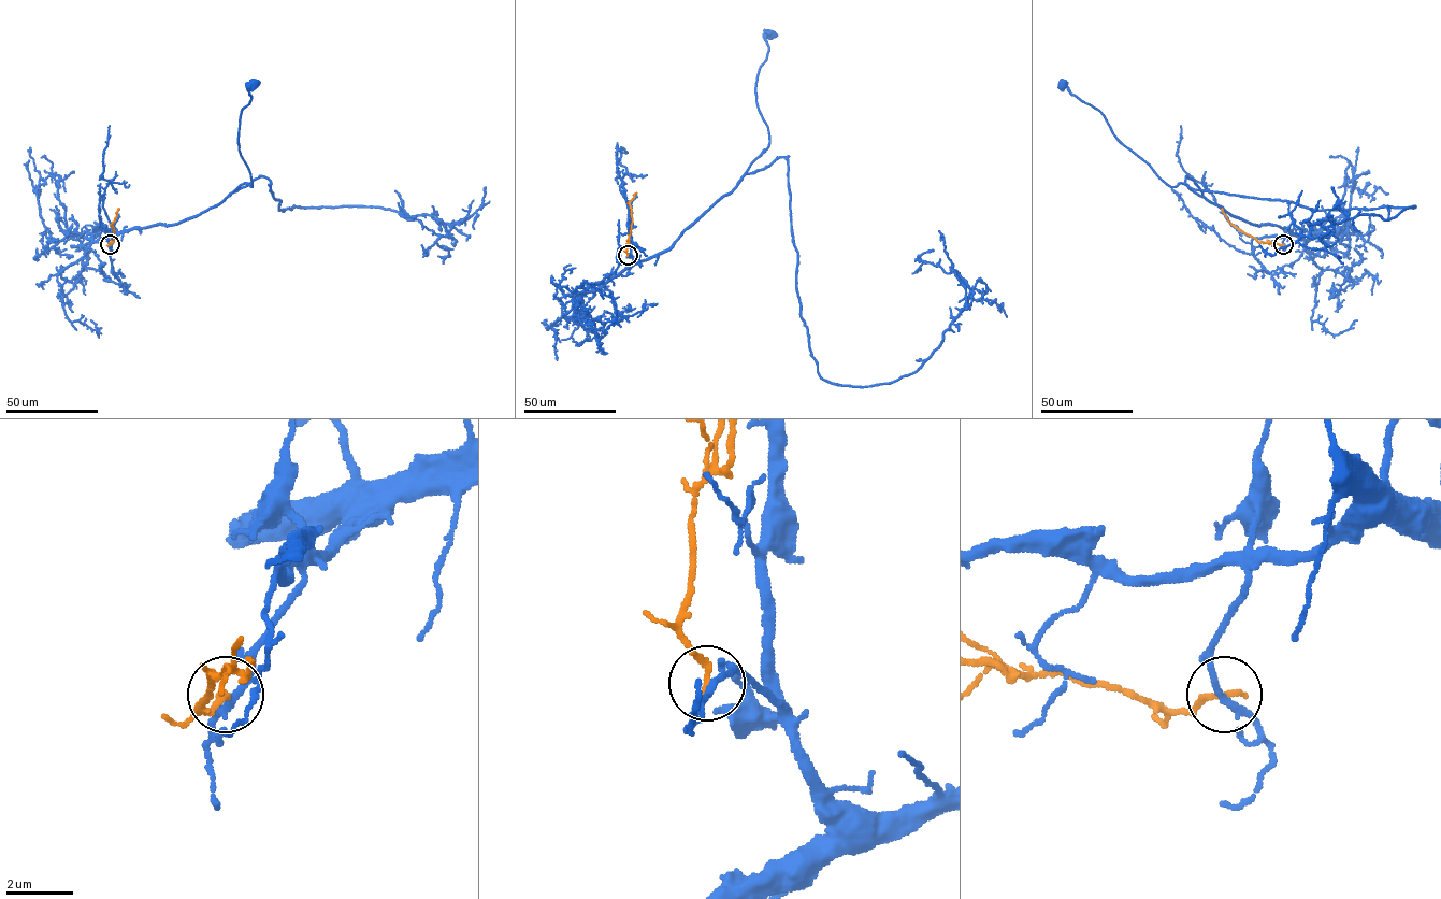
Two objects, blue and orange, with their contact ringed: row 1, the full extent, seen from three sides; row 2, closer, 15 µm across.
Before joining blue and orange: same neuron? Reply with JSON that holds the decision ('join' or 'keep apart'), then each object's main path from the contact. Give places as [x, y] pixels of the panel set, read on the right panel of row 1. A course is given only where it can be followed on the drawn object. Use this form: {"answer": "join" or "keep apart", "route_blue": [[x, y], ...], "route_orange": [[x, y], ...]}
{"answer": "keep apart", "route_blue": [[1283, 244], [1291, 233], [1285, 228], [1252, 224], [1182, 183], [1167, 185], [1118, 140], [1098, 110], [1063, 85]], "route_orange": [[1283, 244], [1258, 242], [1230, 223], [1222, 208]]}

